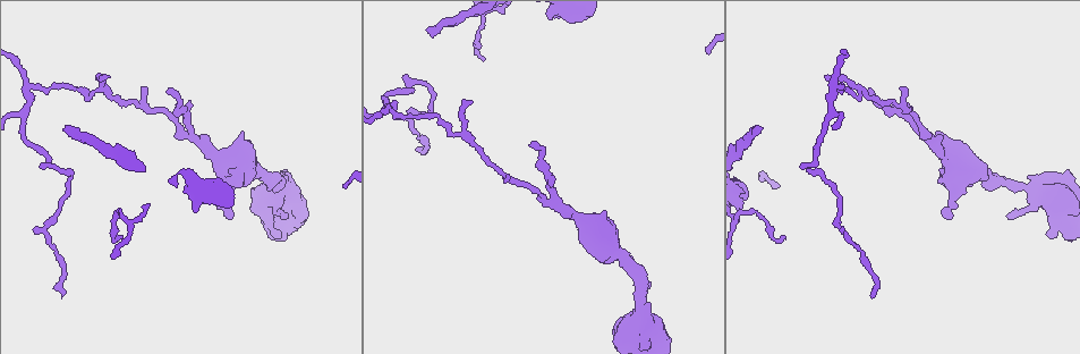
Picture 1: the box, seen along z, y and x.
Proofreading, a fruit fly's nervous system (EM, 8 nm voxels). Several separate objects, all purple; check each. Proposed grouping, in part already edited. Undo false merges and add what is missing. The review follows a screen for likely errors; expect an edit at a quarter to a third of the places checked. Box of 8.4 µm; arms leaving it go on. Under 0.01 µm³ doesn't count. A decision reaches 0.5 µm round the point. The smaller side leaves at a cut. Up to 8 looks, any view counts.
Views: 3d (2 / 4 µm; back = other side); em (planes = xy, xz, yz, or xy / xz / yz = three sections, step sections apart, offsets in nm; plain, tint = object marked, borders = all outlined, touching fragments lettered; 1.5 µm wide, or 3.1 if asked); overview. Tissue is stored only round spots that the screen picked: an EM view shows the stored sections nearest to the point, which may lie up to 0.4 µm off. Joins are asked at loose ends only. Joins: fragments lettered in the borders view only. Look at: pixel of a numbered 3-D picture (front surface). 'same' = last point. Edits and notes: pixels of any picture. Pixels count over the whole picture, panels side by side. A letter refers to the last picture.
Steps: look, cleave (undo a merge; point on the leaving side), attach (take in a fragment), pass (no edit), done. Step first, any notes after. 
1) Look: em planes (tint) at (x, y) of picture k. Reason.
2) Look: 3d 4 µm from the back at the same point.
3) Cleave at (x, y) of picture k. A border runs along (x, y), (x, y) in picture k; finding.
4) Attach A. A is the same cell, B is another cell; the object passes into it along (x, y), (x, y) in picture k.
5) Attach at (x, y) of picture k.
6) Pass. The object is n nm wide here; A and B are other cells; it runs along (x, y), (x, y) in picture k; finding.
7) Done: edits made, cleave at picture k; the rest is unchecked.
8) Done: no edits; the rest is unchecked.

Look: em xz step 8 (borders) at (550, 199) of picture 1. Two arms in line, one across.

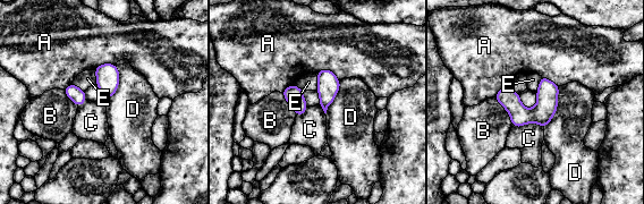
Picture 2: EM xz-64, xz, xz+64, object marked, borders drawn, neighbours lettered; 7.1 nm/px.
Pass. A, B, C, D and E are other cells; it runs along (556, 88), (534, 112), (498, 96) in picture 2; all the same neuron.

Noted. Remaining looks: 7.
Look: em planes (plain) at (827, 74) of picture 1. Thin end.

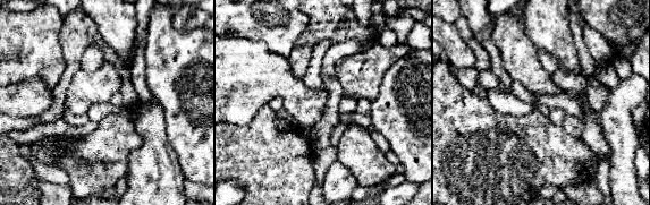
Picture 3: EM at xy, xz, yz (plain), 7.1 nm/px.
Look: em planes (borders) at the same point.

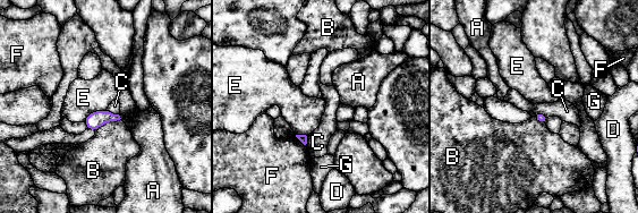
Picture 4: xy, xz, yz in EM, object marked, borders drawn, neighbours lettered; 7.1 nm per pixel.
Pass. A, B, C, D, E, F and G are other cells; a border runs along (105, 109), (92, 111), (83, 121) in picture 4; none of them fits.

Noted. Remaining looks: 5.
Look: em xz step 4 (tint) at (755, 126) of picture 1. Free end.

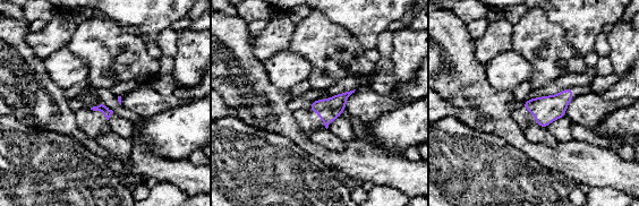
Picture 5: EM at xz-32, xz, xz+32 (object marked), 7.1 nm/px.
Look: em xz step 4 (borders) at the same point. What lies round it.

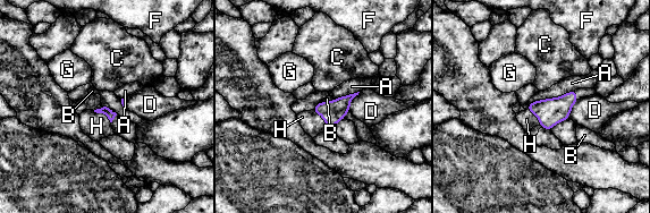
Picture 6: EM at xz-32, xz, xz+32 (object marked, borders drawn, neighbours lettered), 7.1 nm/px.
Attach H. H is the same cell, A, B, C, D, F and G are other cells; the neuron continues.

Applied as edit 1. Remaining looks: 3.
Done: edits made, attach at picture 6; the rest is unchecked.

